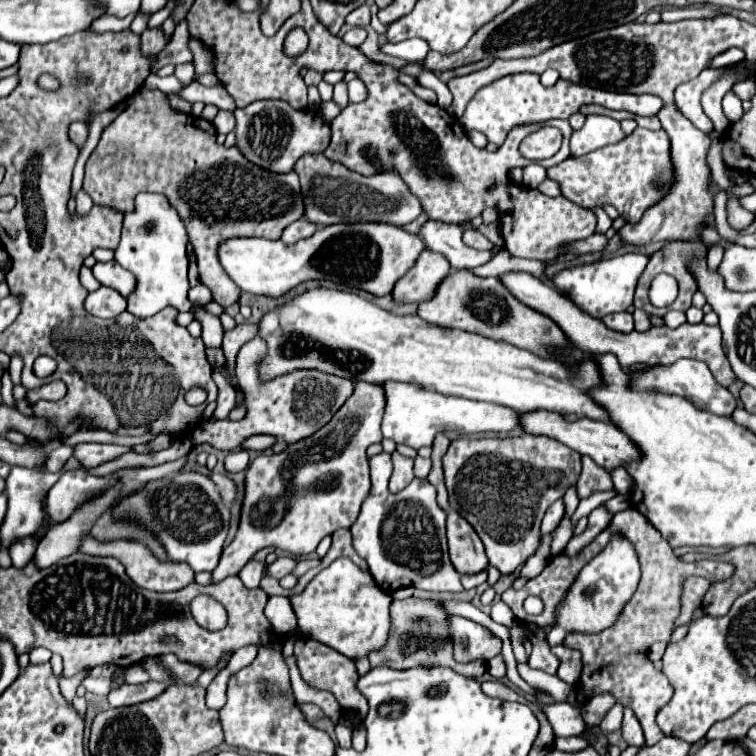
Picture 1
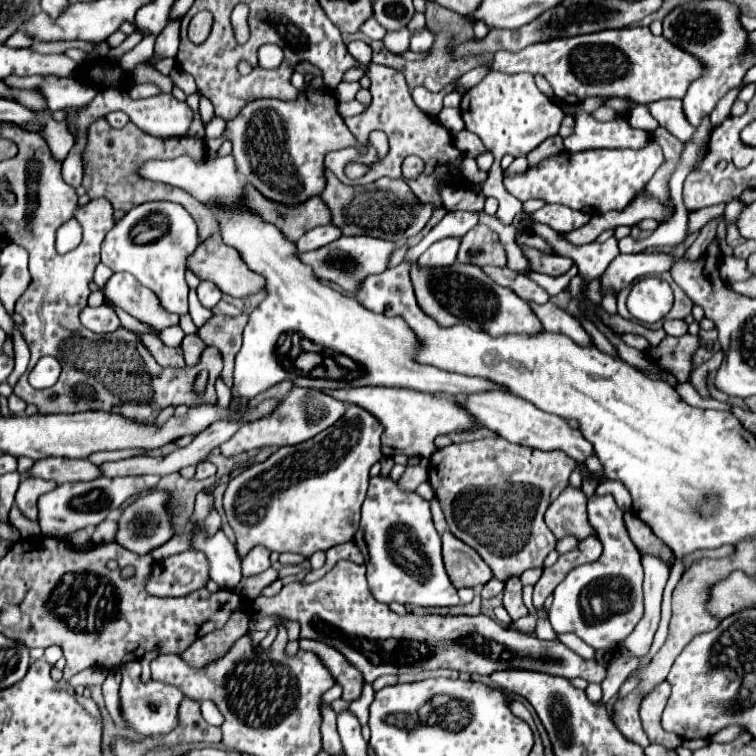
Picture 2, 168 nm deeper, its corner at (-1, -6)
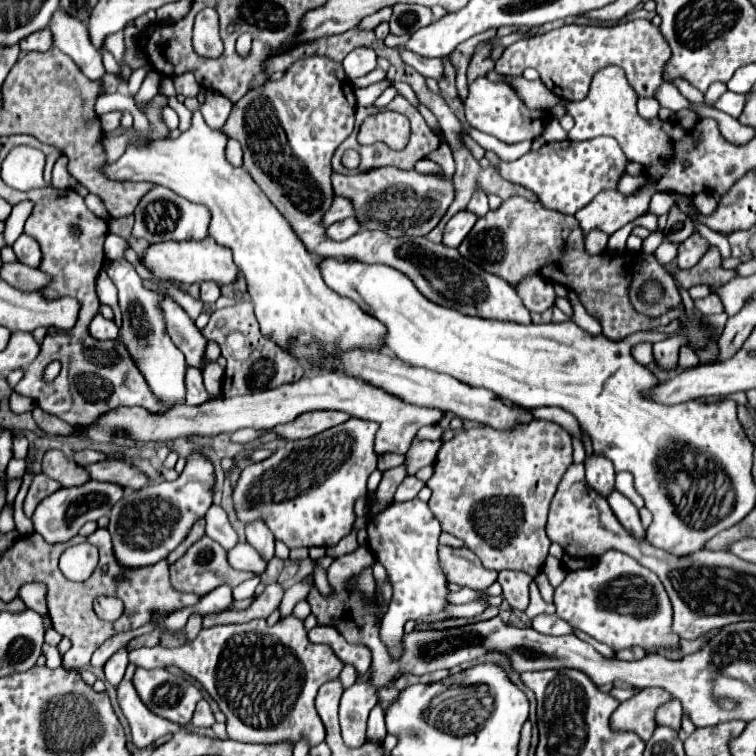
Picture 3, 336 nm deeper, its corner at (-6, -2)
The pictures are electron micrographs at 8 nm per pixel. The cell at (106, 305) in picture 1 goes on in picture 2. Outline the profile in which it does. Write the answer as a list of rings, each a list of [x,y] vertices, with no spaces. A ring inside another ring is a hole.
[[[87,306],[83,312],[81,312],[81,324],[85,328],[89,328],[91,332],[97,332],[97,334],[107,334],[107,332],[115,332],[121,324],[119,324],[119,318],[117,314],[109,308],[109,306],[99,306],[99,308],[91,308]]]

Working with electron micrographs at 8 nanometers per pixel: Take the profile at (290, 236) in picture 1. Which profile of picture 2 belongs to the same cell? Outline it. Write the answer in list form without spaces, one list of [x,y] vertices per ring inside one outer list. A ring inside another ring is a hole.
[[[325,224],[325,226],[317,226],[311,232],[307,232],[299,242],[297,248],[299,252],[309,252],[309,250],[317,250],[323,244],[331,244],[333,240],[339,240],[343,234],[335,224]]]

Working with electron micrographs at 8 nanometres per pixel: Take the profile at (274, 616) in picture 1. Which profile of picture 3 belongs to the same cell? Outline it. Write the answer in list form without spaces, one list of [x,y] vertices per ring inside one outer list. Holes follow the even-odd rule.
[[[294,616],[270,628],[266,620],[206,628],[180,648],[130,650],[130,662],[142,668],[178,666],[198,680],[226,714],[228,738],[236,742],[296,744],[306,738],[310,748],[324,742],[324,724],[314,706],[316,692],[322,684],[336,680],[344,668],[332,648],[308,640],[302,620]]]

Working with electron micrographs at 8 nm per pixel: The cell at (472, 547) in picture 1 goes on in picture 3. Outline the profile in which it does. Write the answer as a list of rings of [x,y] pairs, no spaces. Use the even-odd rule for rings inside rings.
[[[440,546],[438,556],[448,582],[468,586],[472,590],[486,590],[490,584],[496,582],[498,572],[484,568],[480,558],[468,548]]]

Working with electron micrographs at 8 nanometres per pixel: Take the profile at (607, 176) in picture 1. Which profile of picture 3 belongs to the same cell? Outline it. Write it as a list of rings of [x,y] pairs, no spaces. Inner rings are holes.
[[[600,136],[586,142],[570,144],[568,148],[562,146],[564,144],[544,144],[540,150],[528,152],[514,162],[502,162],[494,152],[486,152],[486,156],[494,166],[500,168],[500,176],[504,180],[532,190],[544,208],[558,210],[562,214],[576,214],[600,192],[618,188],[628,158],[614,138]]]

